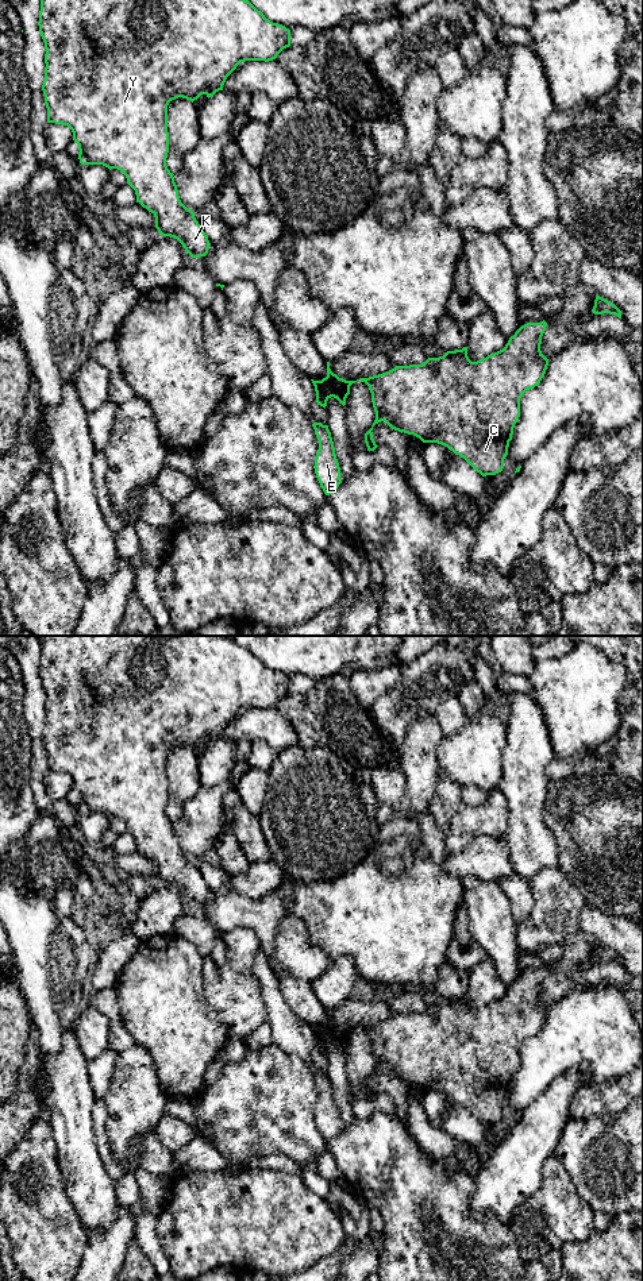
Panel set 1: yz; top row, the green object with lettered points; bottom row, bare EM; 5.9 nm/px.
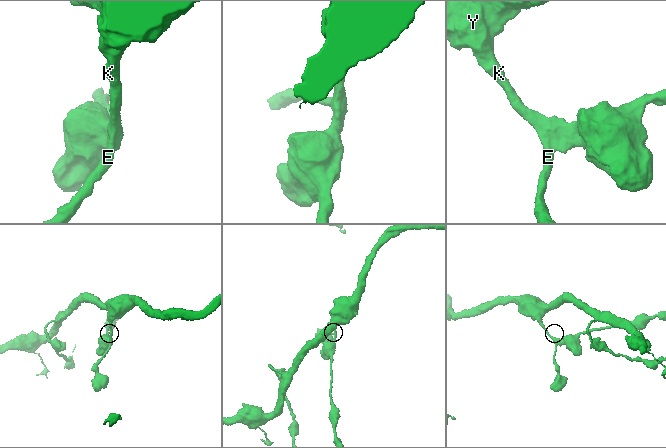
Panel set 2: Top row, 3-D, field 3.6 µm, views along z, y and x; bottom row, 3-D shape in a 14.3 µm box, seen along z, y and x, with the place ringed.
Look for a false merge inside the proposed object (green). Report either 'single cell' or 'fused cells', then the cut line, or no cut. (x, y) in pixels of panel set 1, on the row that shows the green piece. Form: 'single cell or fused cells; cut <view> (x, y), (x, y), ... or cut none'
single cell; cut none

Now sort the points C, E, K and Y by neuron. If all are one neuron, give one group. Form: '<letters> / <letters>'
C E K Y

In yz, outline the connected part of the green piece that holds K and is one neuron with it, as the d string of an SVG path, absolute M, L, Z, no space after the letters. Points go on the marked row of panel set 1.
M41 0L39 32L45 42L45 80L42 85L47 108L47 123L68 126L73 132L73 140L78 144L81 165L103 165L120 170L127 184L135 190L136 202L155 217L155 228L162 236L177 239L192 258L205 256L211 246L208 236L195 217L180 200L174 174L166 166L169 153L168 105L178 97L197 100L201 94L208 99L223 90L227 77L245 61L273 61L290 46L290 30L265 18L249 0Z

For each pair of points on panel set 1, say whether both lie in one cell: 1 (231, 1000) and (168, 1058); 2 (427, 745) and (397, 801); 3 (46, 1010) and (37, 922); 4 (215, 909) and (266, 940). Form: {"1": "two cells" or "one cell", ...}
{"1": "two cells", "2": "two cells", "3": "one cell", "4": "one cell"}

